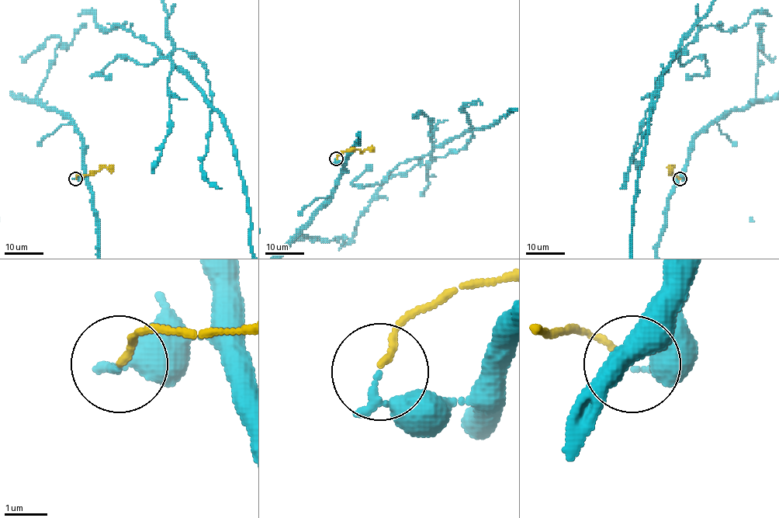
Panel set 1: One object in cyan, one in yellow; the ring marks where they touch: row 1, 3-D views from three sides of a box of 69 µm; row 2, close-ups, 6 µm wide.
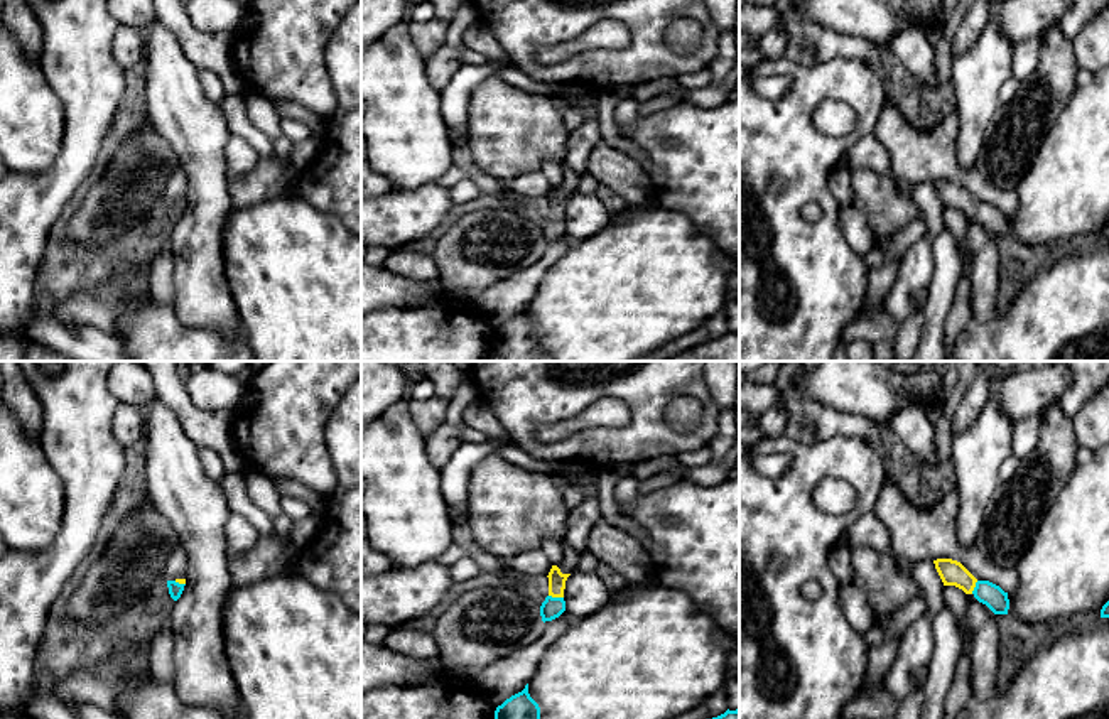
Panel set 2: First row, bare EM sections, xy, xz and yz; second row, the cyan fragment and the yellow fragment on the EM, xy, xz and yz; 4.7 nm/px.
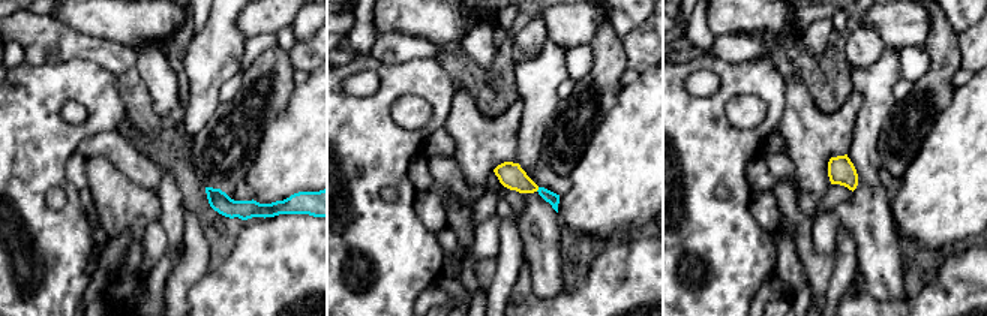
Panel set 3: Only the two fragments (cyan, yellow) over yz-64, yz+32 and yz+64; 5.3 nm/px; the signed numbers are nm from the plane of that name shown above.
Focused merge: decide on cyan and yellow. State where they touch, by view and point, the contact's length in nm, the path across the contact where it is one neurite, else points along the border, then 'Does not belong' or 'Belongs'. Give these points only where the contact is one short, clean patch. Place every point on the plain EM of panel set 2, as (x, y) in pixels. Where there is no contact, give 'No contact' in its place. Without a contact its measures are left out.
Touches cyan at xz (556, 220). Shared border 70 nm. Path across: xz (551, 230), (556, 220), (556, 200). Belongs

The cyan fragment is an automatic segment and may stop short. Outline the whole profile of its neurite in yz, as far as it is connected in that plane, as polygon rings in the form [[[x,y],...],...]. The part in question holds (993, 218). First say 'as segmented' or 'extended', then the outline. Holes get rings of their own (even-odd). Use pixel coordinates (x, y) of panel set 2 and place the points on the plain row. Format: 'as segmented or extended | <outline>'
extended | [[[952,181],[933,182],[944,208],[955,208],[966,216],[972,216],[986,226],[994,236],[1008,236],[1009,221],[999,208],[989,203],[977,203],[960,184]]]

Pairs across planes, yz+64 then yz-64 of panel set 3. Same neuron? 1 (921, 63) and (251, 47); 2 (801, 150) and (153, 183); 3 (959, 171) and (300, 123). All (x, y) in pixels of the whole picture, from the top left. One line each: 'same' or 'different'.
1: same
2: different
3: same

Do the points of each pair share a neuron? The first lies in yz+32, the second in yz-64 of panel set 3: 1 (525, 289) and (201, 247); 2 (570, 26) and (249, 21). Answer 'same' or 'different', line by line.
1: same
2: same

